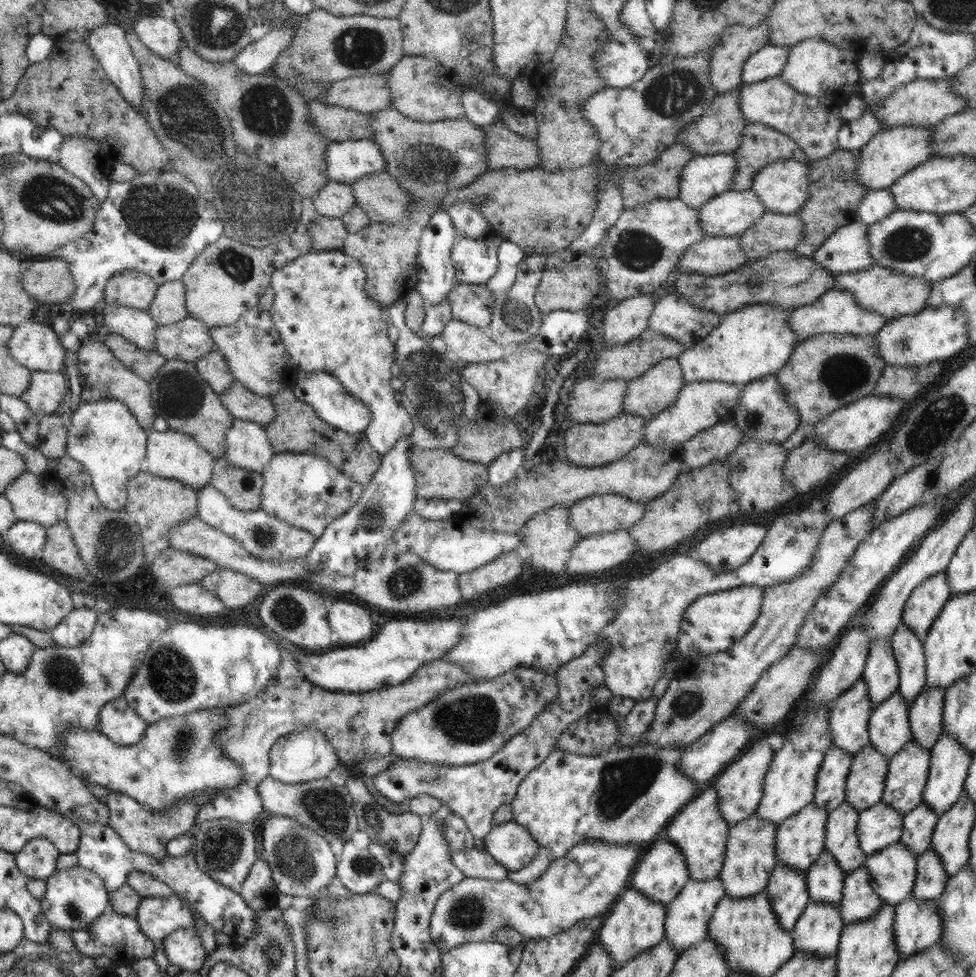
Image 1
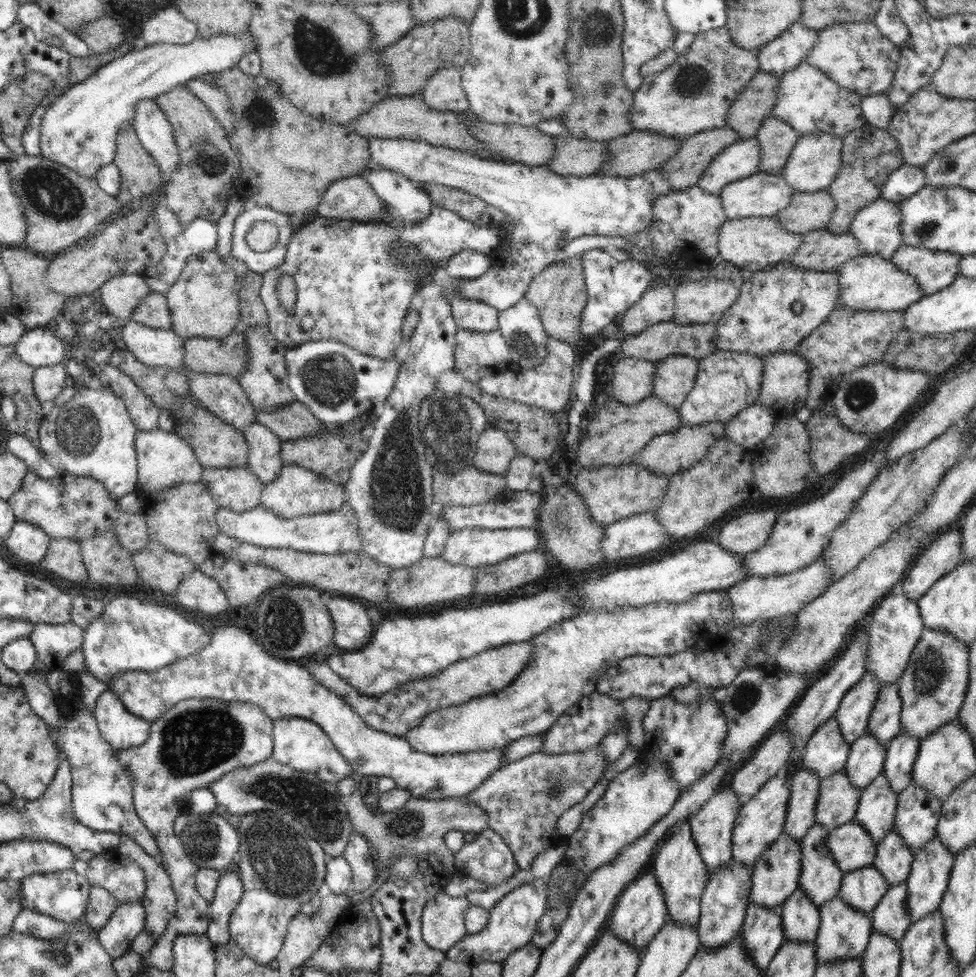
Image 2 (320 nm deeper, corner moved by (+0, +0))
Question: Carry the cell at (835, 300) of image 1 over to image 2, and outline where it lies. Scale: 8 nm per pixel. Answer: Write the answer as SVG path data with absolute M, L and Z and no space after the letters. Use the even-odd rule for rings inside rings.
M856 256L842 263L839 274L840 296L835 308L846 308L852 312L898 312L905 311L910 304L923 296L916 279L902 272L890 259L878 256Z

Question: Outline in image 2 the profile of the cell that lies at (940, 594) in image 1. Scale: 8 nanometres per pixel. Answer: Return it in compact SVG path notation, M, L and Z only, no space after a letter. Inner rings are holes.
M887 594L871 610L863 626L869 631L867 672L872 673L882 686L899 683L925 627L917 600L902 594Z

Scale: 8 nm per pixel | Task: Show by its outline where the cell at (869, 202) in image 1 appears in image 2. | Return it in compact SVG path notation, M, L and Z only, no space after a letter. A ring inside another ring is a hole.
M901 164L890 173L878 198L888 199L888 202L894 204L907 200L924 187L924 174L923 167Z

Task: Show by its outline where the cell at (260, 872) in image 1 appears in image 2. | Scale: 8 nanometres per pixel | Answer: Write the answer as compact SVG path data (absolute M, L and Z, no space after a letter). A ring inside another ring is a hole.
M224 872L218 879L214 898L210 902L208 928L205 936L210 943L223 945L230 941L229 918L240 902L243 884L237 872Z

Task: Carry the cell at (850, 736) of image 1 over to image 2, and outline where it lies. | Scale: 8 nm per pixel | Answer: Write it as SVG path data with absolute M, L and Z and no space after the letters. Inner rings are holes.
M835 715L816 729L805 747L802 766L813 770L820 779L842 771L850 752L850 744L844 741Z

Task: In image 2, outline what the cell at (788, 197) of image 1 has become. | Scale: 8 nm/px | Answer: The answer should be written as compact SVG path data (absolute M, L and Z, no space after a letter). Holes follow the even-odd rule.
M816 131L799 137L781 172L781 177L793 192L827 190L841 167L843 139L832 133Z

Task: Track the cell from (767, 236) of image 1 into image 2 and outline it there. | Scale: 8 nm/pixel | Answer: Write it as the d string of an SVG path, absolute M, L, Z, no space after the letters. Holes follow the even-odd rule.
M820 190L818 192L793 192L788 207L780 210L774 218L785 231L804 235L808 231L824 229L831 223L832 215L834 215L834 199L827 190Z

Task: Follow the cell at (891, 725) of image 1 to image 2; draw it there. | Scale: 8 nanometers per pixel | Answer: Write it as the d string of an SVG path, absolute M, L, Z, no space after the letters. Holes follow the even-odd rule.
M866 732L852 741L845 774L858 790L864 790L880 773L886 758L886 745Z

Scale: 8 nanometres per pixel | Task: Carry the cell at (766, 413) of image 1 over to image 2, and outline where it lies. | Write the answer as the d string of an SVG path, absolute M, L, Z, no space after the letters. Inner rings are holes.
M795 351L775 352L764 355L763 379L757 404L772 409L778 419L792 416L806 404L810 376L809 362Z

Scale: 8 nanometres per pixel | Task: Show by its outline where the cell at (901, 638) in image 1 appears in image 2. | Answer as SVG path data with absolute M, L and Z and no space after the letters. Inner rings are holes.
M898 683L882 686L868 720L867 732L887 745L894 737L901 734L901 710L902 699Z

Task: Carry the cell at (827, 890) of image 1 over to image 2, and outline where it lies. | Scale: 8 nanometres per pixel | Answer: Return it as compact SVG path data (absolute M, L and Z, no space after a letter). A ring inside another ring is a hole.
M801 888L796 889L779 907L785 941L814 943L820 928L820 911Z

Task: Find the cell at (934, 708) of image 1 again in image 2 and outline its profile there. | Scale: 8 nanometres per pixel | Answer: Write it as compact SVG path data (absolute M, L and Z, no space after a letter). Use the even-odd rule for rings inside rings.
M906 733L894 737L886 745L886 758L883 764L883 775L888 786L896 795L904 791L912 780L913 764L915 763L920 739L910 737Z

